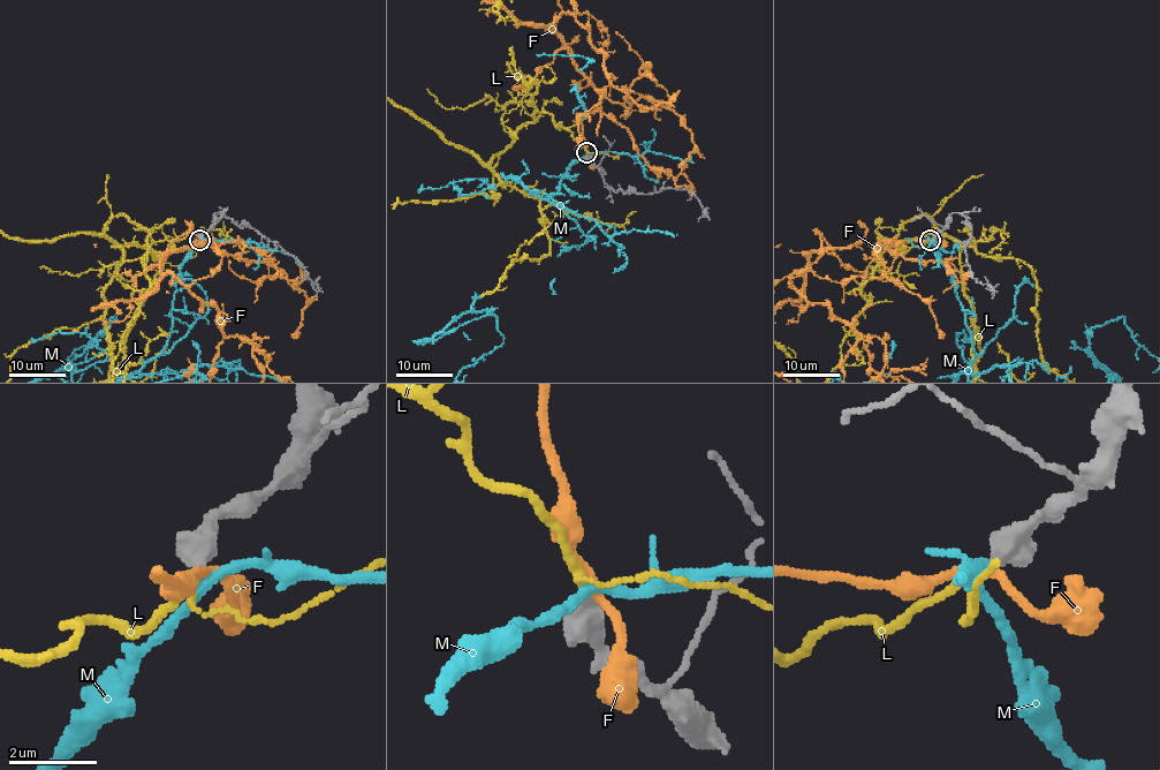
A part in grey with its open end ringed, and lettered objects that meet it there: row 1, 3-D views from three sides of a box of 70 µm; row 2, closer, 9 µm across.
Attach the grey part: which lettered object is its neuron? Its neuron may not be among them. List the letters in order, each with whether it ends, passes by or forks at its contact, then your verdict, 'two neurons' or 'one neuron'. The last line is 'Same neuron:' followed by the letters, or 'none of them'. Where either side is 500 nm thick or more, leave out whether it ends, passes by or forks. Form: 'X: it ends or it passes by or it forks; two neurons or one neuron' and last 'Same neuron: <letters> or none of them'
F: it passes by; two neurons
L: it passes by; one neuron
M: it passes by; two neurons
Same neuron: L

